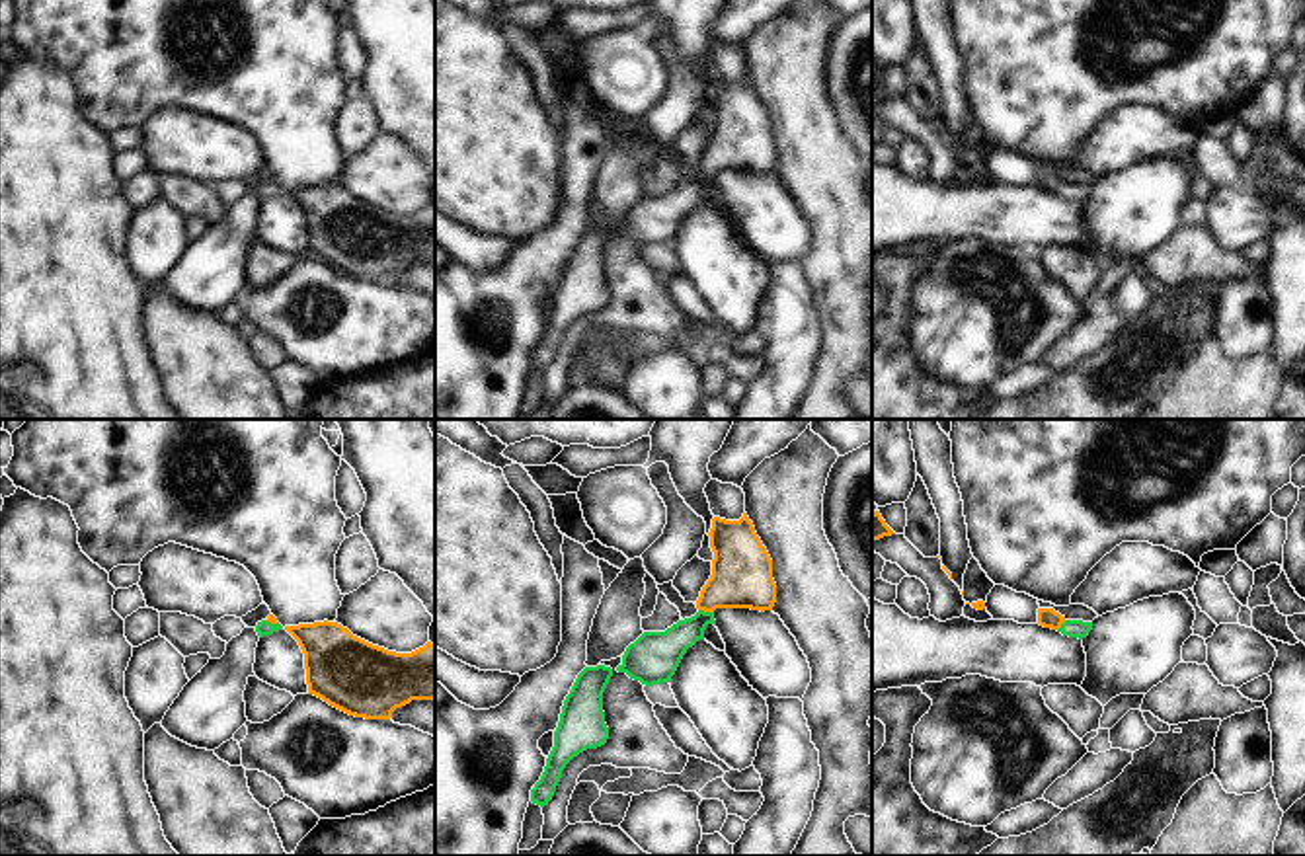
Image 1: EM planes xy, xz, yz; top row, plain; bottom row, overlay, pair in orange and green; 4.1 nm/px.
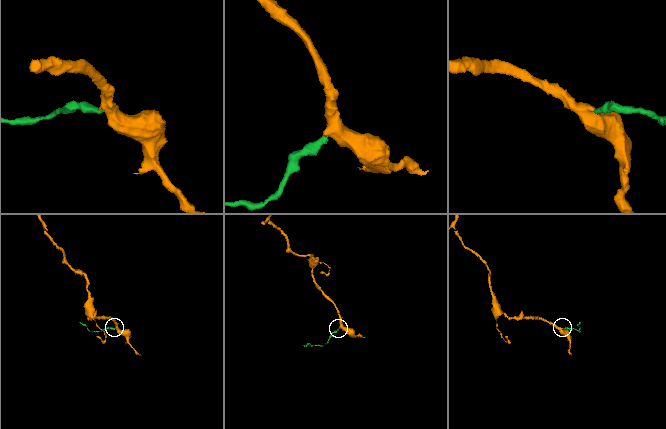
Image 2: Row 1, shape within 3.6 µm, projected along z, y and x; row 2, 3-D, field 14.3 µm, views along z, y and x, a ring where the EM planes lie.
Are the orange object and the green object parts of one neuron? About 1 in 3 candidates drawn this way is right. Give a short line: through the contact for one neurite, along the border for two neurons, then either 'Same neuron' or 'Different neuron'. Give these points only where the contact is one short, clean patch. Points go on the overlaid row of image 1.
Line: xz (742, 570), (707, 611), (662, 652). Same neuron

